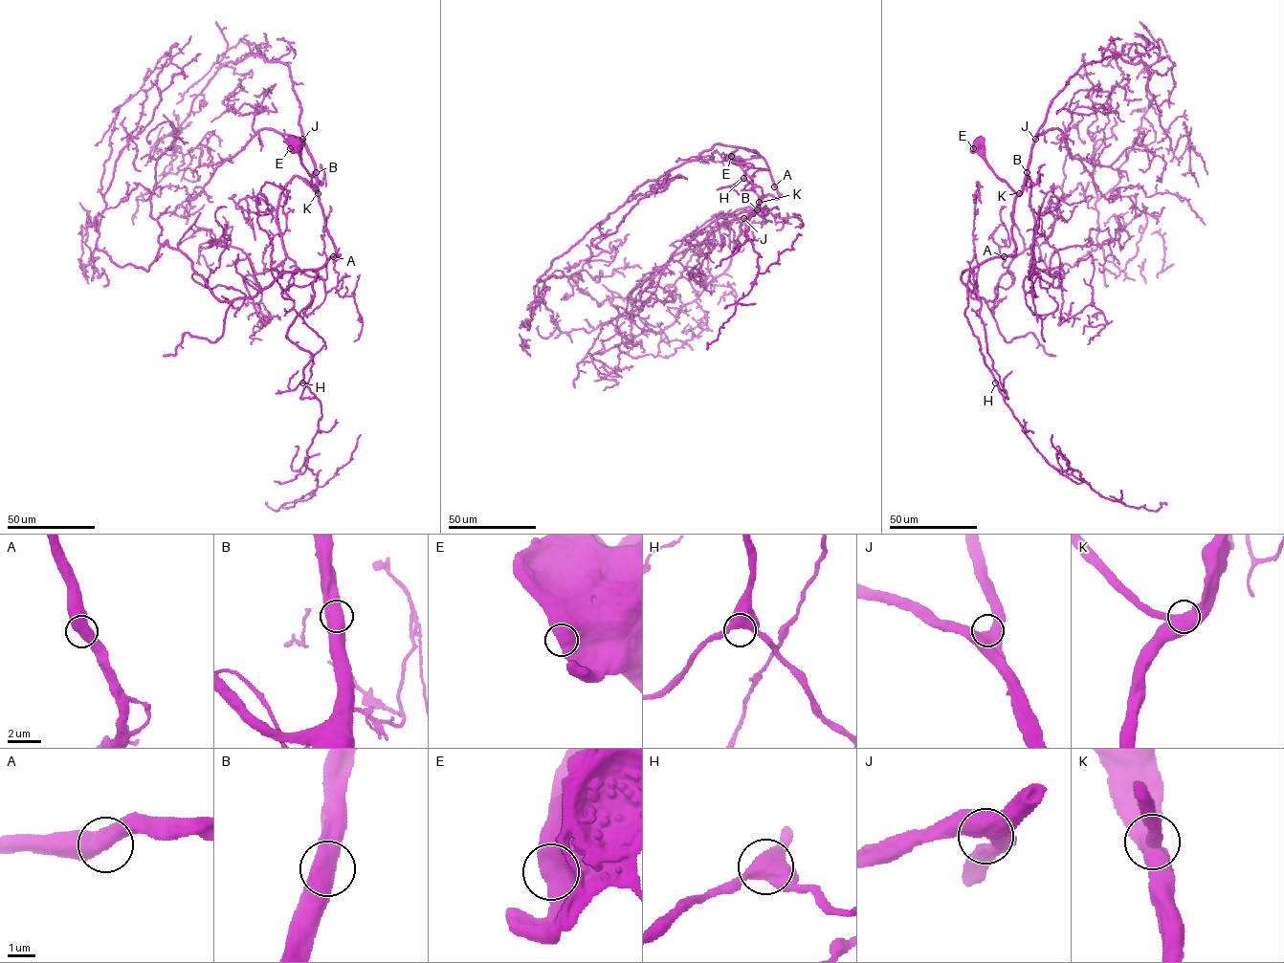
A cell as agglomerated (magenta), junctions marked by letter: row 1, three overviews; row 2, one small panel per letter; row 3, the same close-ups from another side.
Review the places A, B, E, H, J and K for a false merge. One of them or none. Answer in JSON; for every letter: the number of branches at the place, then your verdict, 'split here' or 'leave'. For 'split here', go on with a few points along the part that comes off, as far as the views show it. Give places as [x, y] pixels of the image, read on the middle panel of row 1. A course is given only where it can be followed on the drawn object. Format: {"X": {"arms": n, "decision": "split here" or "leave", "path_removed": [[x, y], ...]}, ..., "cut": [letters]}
{"A": {"arms": 2, "decision": "leave"}, "B": {"arms": 2, "decision": "leave"}, "E": {"arms": 1, "decision": "leave"}, "H": {"arms": 2, "decision": "leave"}, "J": {"arms": 2, "decision": "leave"}, "K": {"arms": 2, "decision": "leave"}, "cut": []}

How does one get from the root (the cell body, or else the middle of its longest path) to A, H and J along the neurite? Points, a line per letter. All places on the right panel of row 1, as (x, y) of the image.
A: (978, 145), (988, 166), (1017, 193), (1011, 228), (1015, 253), (1004, 256)
H: (978, 145), (988, 166), (1017, 193), (1011, 228), (1015, 253), (978, 265), (967, 282), (964, 316), (995, 383)
J: (978, 145), (993, 172), (1015, 192), (1020, 192), (1035, 139)

